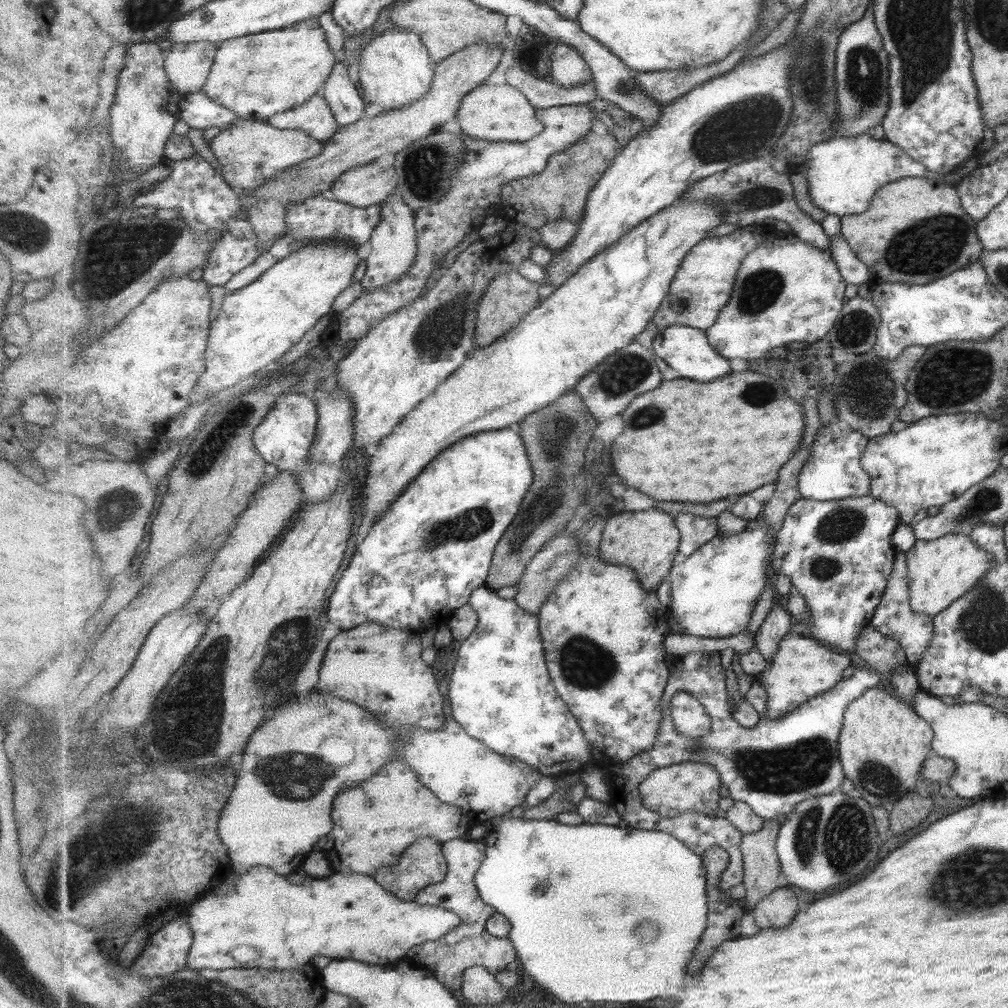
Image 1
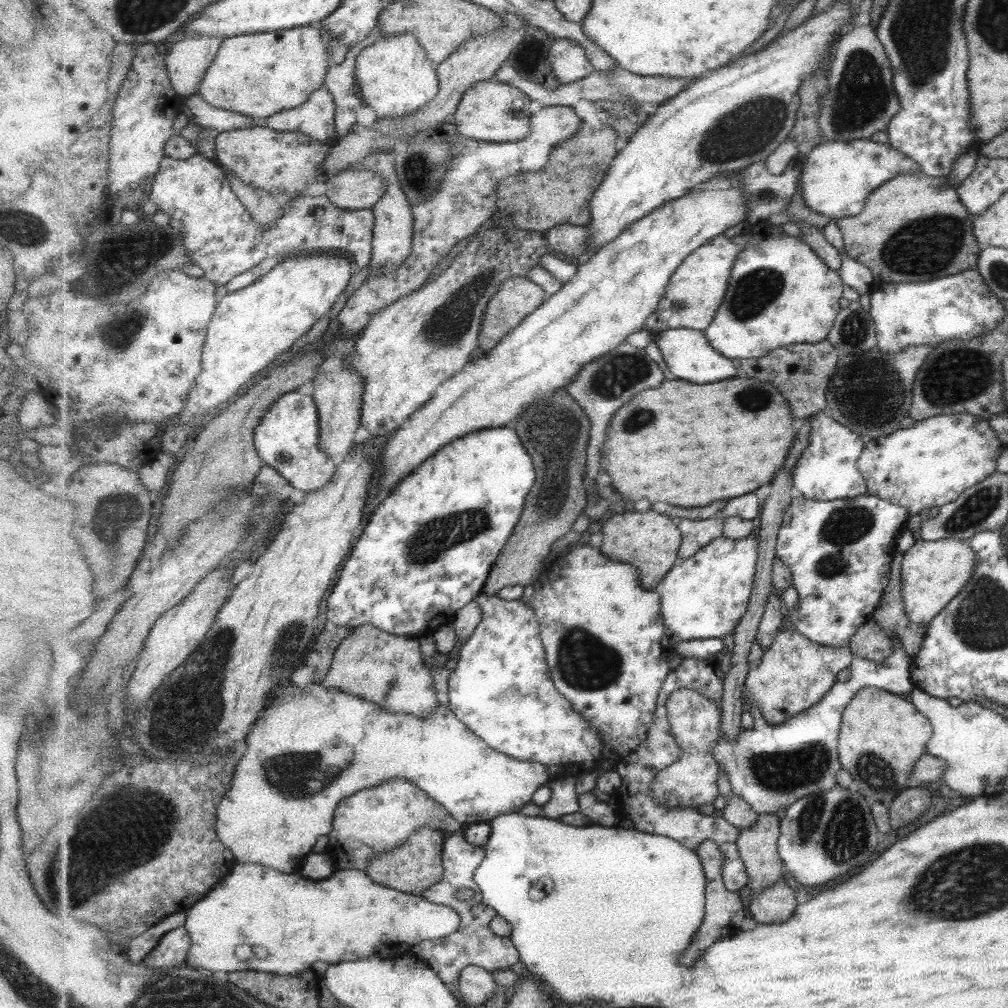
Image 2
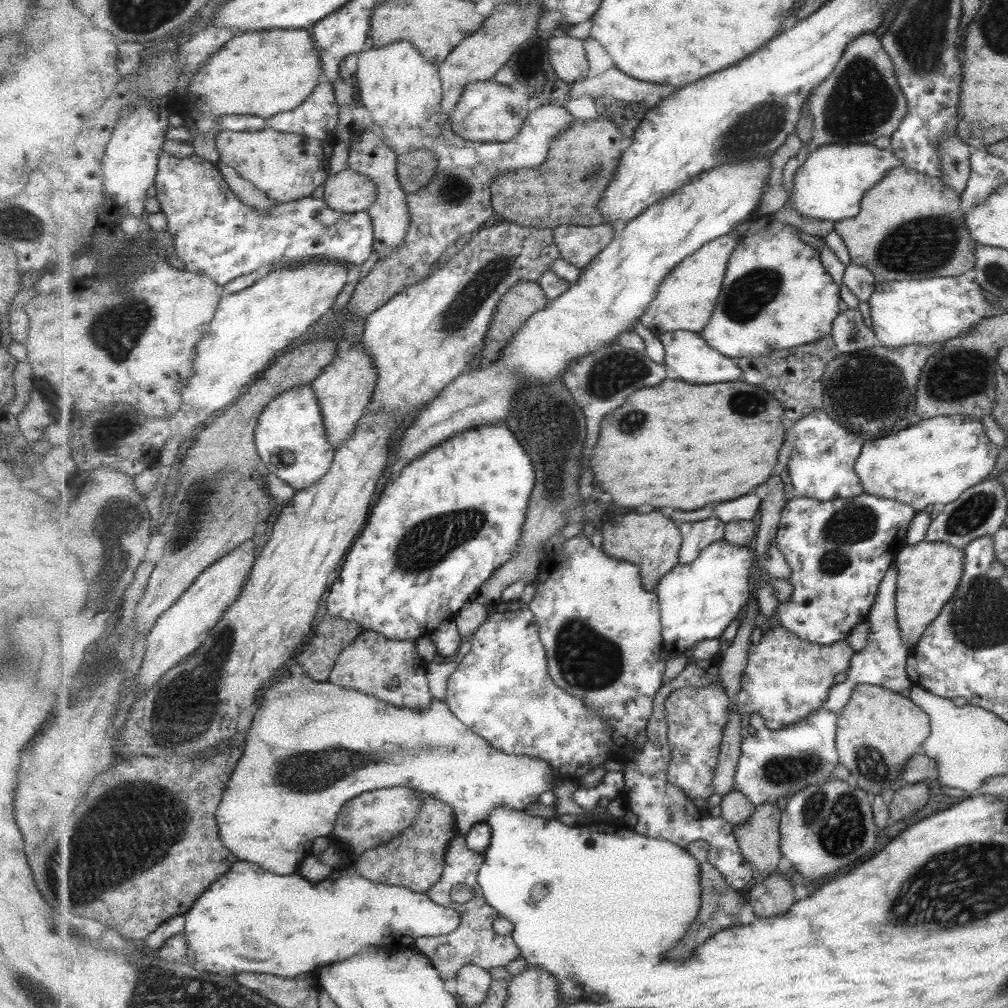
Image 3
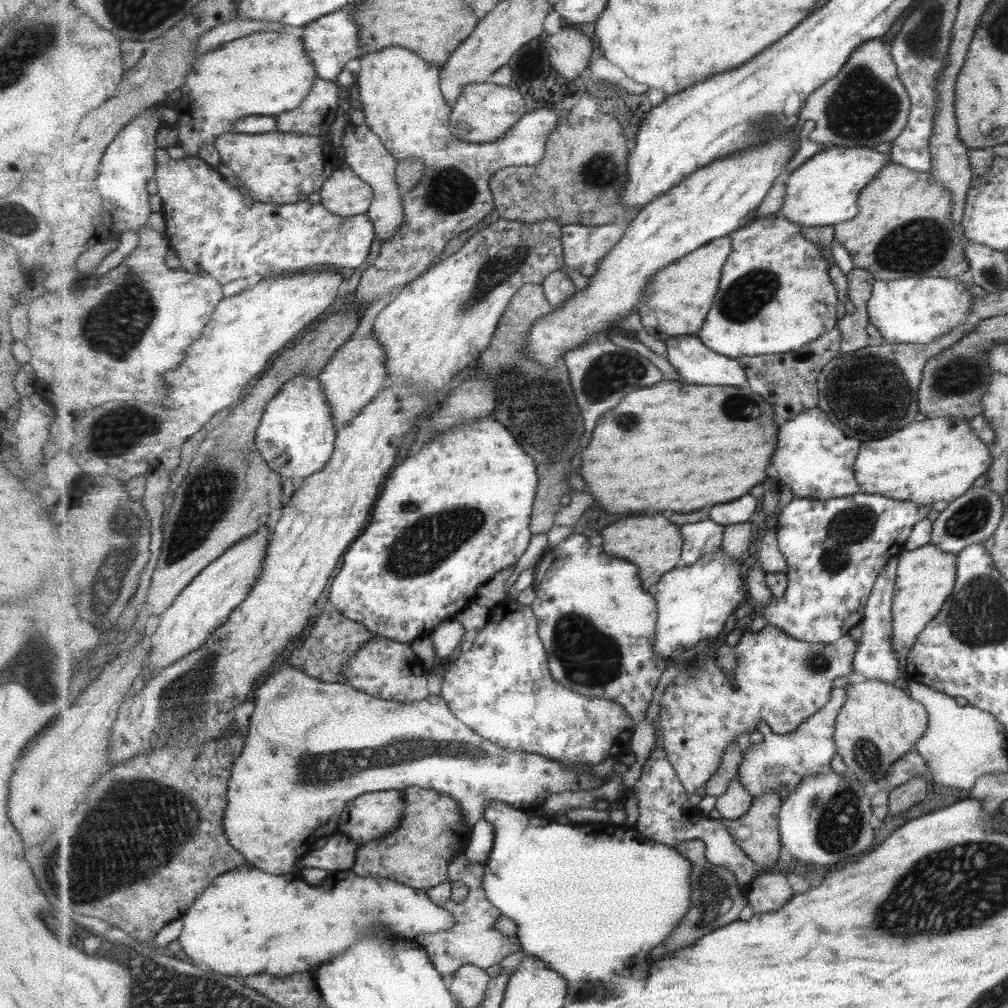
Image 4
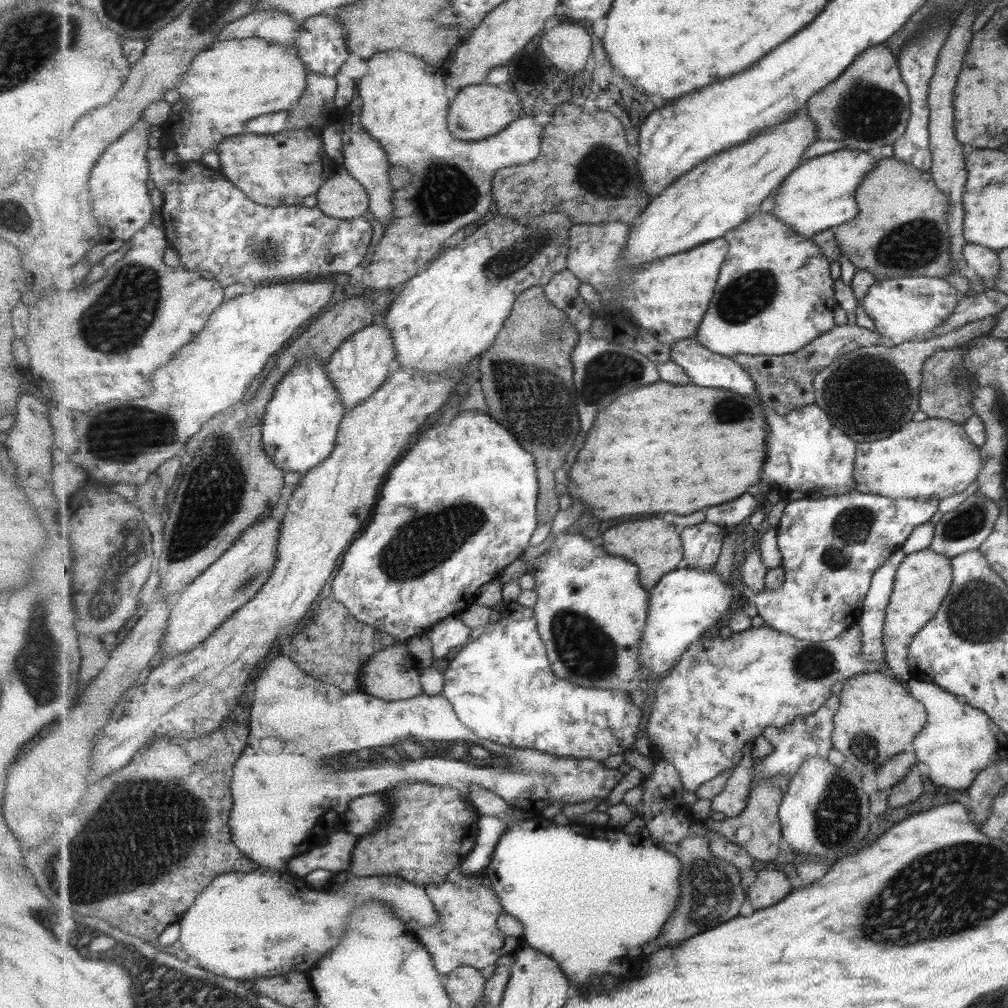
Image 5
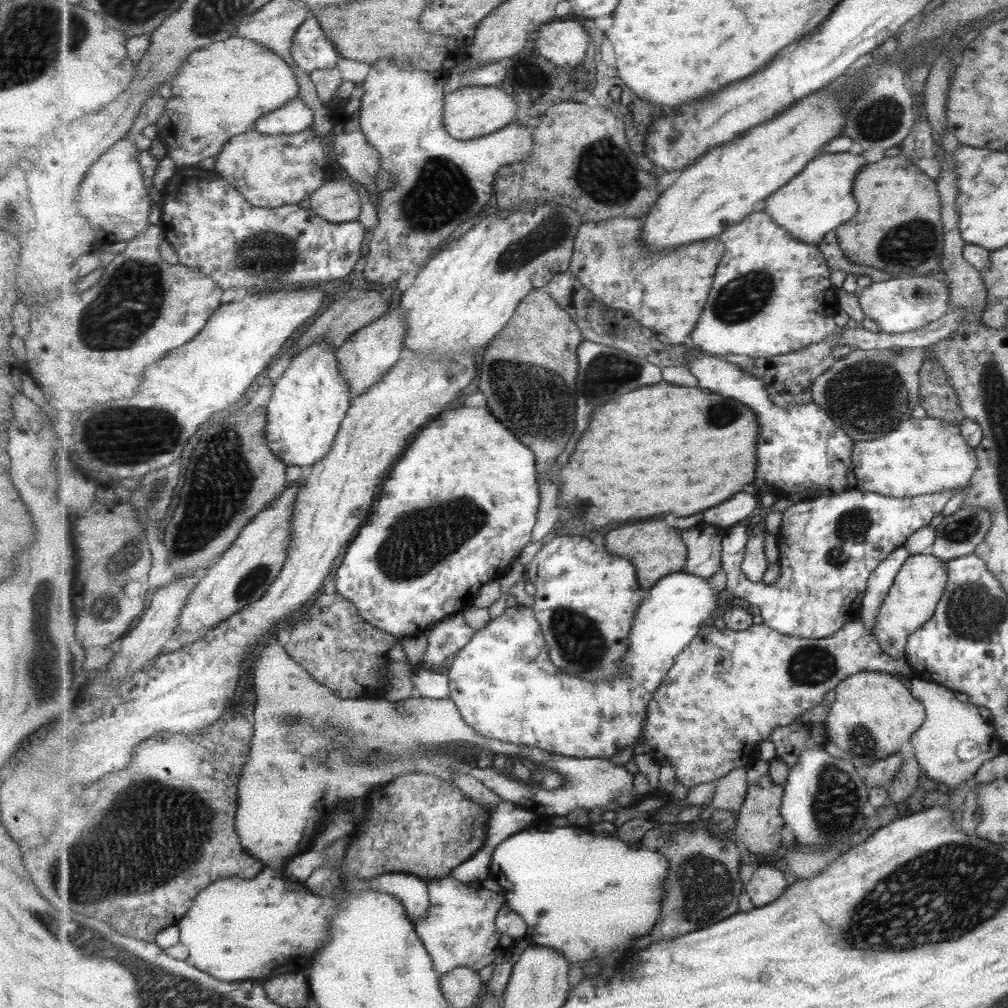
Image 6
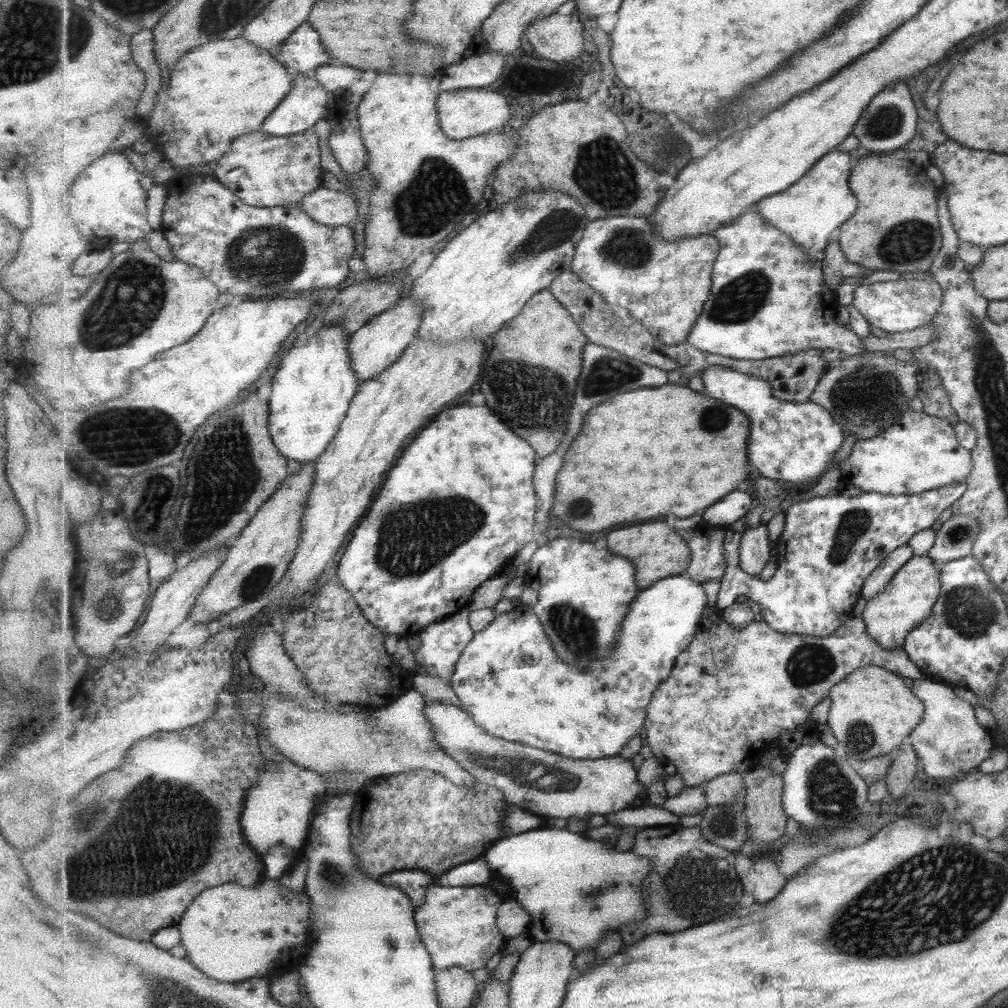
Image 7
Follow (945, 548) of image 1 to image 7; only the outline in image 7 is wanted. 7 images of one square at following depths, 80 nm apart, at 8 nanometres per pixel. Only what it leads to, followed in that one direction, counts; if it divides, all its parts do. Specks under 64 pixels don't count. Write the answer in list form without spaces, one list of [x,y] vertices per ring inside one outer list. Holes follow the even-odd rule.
[[[926,556],[911,558],[899,568],[887,588],[866,601],[862,613],[863,624],[866,624],[869,635],[884,649],[902,647],[909,632],[930,616],[931,608],[940,594],[937,567],[938,565]]]

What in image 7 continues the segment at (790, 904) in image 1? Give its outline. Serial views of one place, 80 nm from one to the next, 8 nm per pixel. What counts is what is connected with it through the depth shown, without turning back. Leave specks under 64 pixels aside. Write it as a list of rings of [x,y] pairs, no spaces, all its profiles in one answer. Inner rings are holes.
[[[760,858],[754,862],[747,874],[741,877],[741,882],[744,884],[744,890],[753,895],[755,902],[765,904],[781,894],[788,880],[778,864]]]

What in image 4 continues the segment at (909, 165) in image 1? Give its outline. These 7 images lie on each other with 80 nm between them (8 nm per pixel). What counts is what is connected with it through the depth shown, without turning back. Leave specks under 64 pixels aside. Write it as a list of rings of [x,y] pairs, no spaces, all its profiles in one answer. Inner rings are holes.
[[[856,145],[831,147],[818,152],[787,176],[786,200],[779,216],[785,216],[799,226],[835,226],[855,219],[860,214],[859,197],[863,188],[888,161],[891,161],[889,154]]]

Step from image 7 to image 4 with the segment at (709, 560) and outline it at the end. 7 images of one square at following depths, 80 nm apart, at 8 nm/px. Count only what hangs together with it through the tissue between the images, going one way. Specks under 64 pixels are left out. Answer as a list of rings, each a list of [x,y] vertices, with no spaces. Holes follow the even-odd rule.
[[[709,518],[697,524],[683,526],[683,548],[681,565],[692,566],[697,564],[707,554],[715,554],[723,548],[726,526]]]

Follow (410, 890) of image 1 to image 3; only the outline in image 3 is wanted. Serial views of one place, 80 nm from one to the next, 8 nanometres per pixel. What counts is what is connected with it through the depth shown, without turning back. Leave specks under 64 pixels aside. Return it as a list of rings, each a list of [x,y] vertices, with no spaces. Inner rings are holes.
[[[420,792],[424,800],[418,820],[393,843],[384,844],[368,850],[353,864],[361,876],[383,884],[393,884],[410,888],[413,892],[427,893],[442,879],[446,867],[447,849],[450,842],[461,835],[457,829],[456,818],[451,806],[437,800],[425,792]]]

